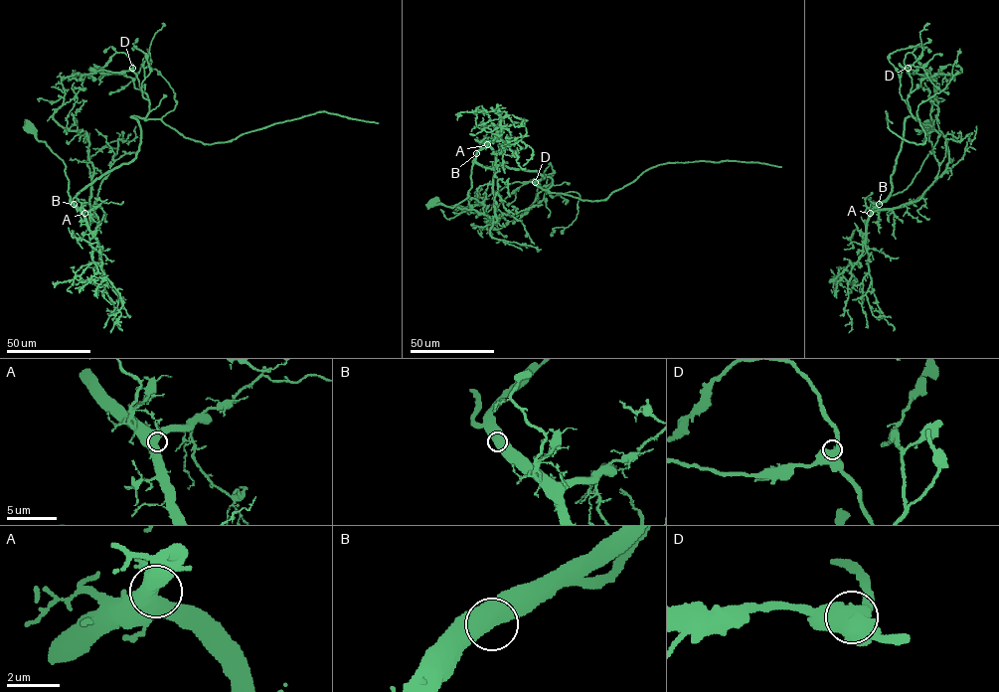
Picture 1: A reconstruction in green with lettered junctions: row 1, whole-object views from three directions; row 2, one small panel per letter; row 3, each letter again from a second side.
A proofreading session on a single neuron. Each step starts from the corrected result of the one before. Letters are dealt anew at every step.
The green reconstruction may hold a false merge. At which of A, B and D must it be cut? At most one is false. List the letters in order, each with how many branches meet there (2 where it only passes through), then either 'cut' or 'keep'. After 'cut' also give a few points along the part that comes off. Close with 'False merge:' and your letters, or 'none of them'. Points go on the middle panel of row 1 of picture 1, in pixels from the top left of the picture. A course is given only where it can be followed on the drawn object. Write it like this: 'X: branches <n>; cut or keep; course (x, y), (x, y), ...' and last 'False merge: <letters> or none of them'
A: branches 2; keep
B: branches 2; keep
D: branches 2; keep
False merge: none of them

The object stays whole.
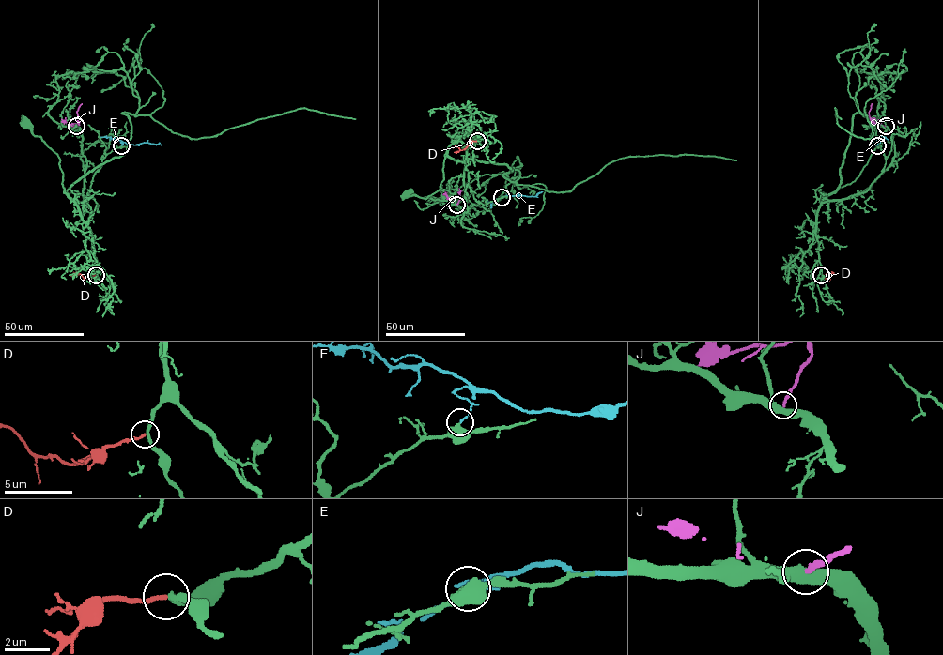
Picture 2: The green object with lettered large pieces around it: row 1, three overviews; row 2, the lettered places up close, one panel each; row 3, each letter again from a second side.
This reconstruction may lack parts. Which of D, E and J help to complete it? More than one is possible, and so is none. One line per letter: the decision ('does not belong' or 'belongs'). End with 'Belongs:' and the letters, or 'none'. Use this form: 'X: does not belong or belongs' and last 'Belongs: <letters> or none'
D: belongs
E: does not belong
J: does not belong
Belongs: D

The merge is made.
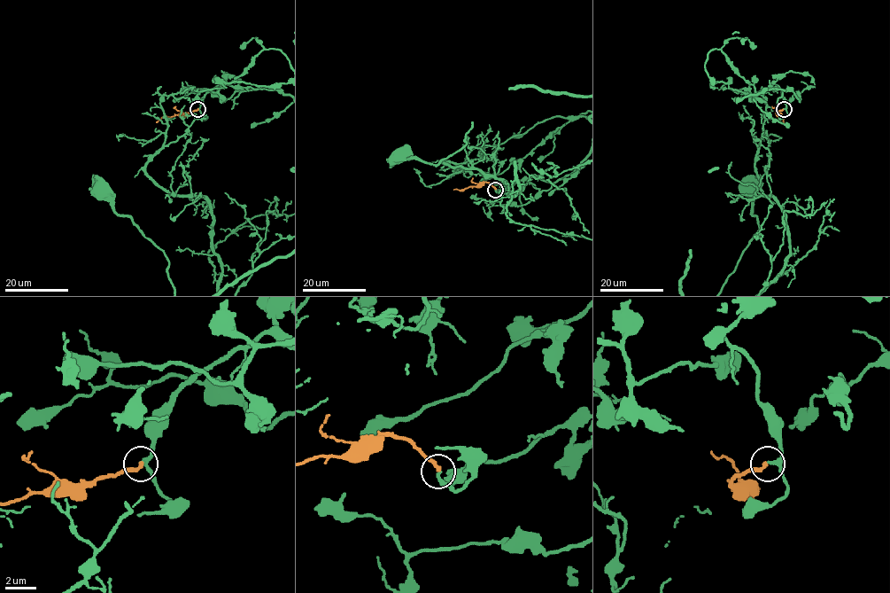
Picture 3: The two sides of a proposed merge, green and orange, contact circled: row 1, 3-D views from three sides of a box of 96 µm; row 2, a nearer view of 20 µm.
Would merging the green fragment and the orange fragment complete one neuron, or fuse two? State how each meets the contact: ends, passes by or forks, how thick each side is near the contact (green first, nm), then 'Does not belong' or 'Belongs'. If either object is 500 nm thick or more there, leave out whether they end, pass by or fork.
At the ring green passes by. At the ring orange ends. Thickness 240 nm (green) against 260 nm. Belongs

